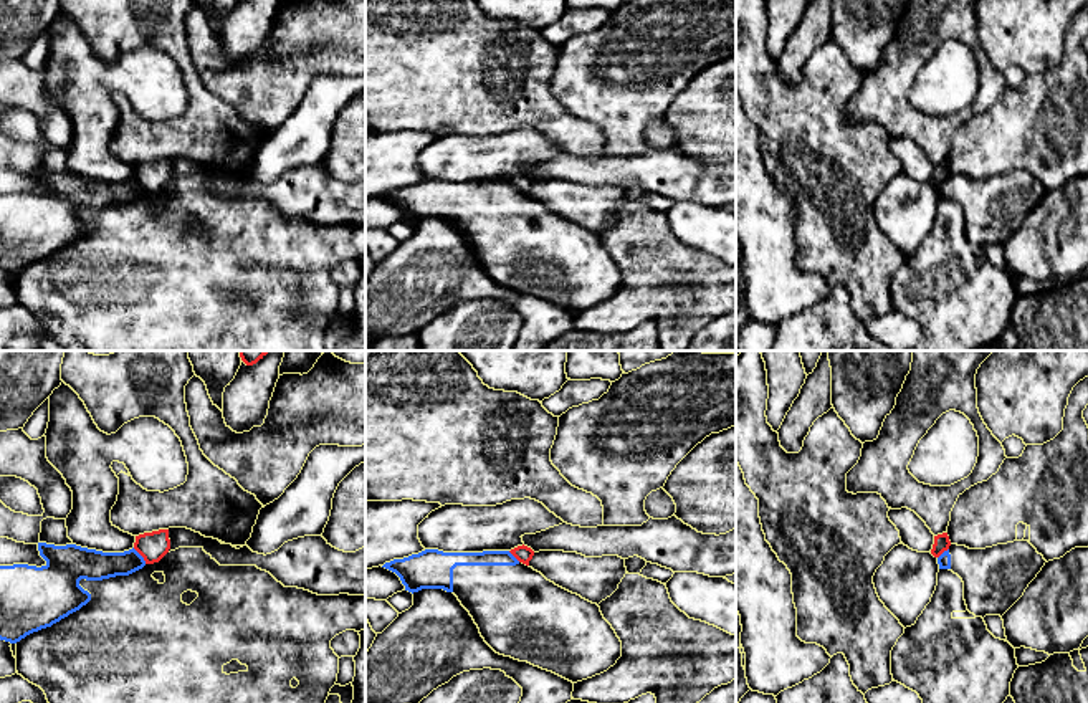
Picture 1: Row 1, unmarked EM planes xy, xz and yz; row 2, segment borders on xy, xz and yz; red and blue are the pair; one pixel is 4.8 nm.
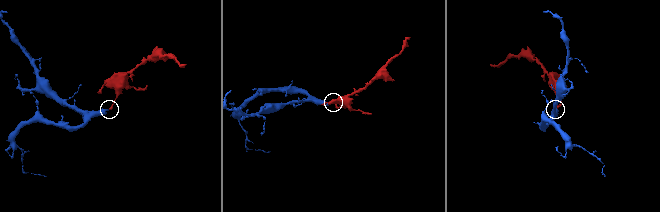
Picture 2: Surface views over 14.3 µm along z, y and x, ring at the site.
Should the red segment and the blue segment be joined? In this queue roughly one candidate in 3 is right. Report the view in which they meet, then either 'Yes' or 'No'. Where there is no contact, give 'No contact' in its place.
Touches red in xy. No

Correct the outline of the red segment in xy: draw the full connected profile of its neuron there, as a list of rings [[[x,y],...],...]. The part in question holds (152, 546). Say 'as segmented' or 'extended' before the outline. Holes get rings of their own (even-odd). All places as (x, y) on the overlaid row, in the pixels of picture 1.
as segmented; [[[159,529],[136,536],[134,549],[146,564],[159,562],[170,549],[169,529]]]

